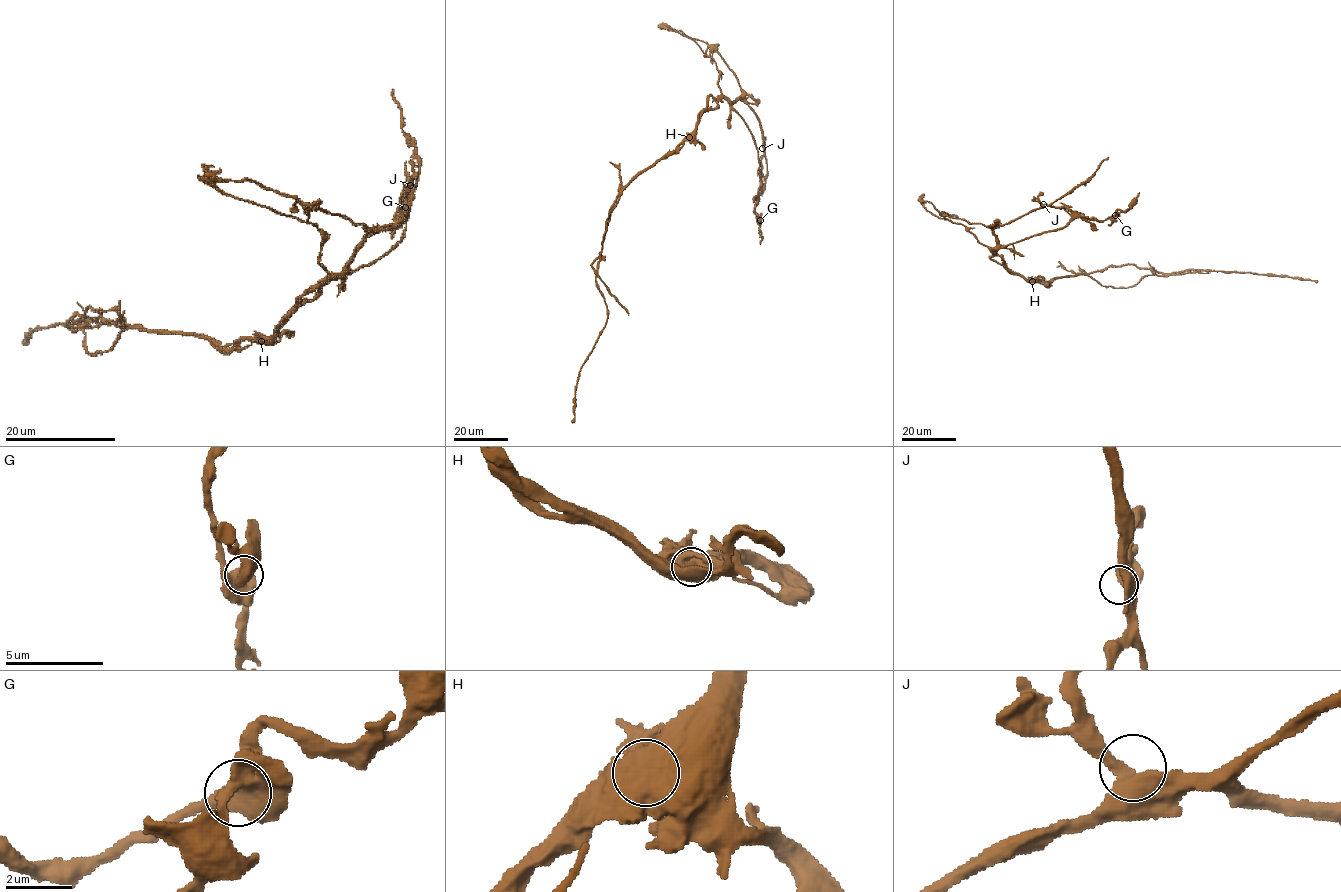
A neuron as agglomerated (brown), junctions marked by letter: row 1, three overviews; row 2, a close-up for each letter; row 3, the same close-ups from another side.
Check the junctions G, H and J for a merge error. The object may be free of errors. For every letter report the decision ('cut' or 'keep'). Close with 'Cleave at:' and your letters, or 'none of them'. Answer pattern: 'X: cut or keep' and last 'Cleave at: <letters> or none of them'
G: keep
H: cut
J: keep
Cleave at: H

